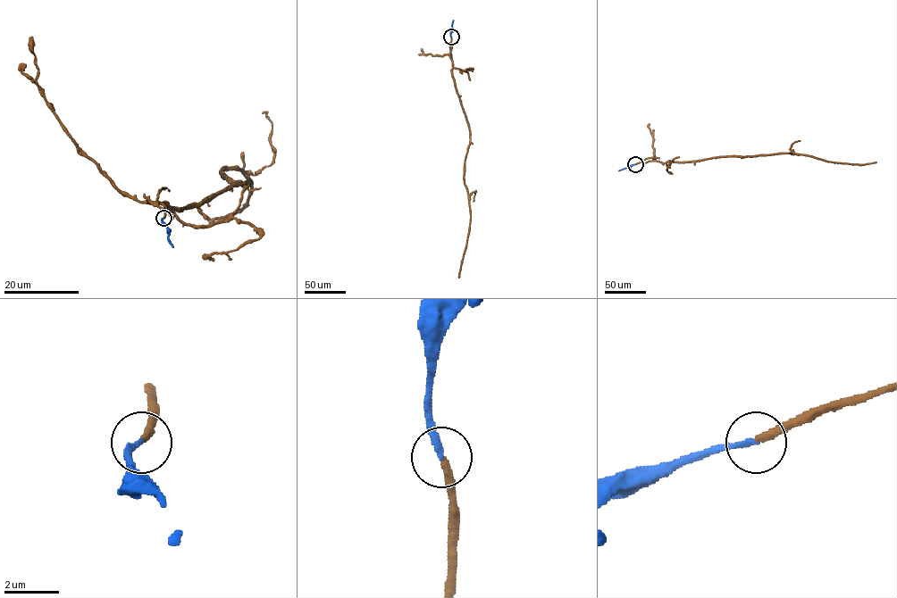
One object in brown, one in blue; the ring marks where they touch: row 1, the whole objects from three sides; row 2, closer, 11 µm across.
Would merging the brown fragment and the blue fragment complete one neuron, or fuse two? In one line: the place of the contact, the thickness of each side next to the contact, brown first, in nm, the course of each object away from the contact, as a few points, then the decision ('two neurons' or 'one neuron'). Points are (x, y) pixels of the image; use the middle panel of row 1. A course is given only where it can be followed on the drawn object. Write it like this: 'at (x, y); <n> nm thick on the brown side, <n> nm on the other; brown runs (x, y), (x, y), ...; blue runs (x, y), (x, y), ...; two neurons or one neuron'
at (451, 37); 260 nm thick on the brown side, 190 nm on the other; brown runs (451, 37), (452, 77), (470, 132), (464, 183), (470, 221), (458, 277); blue runs (451, 37), (453, 20); one neuron

